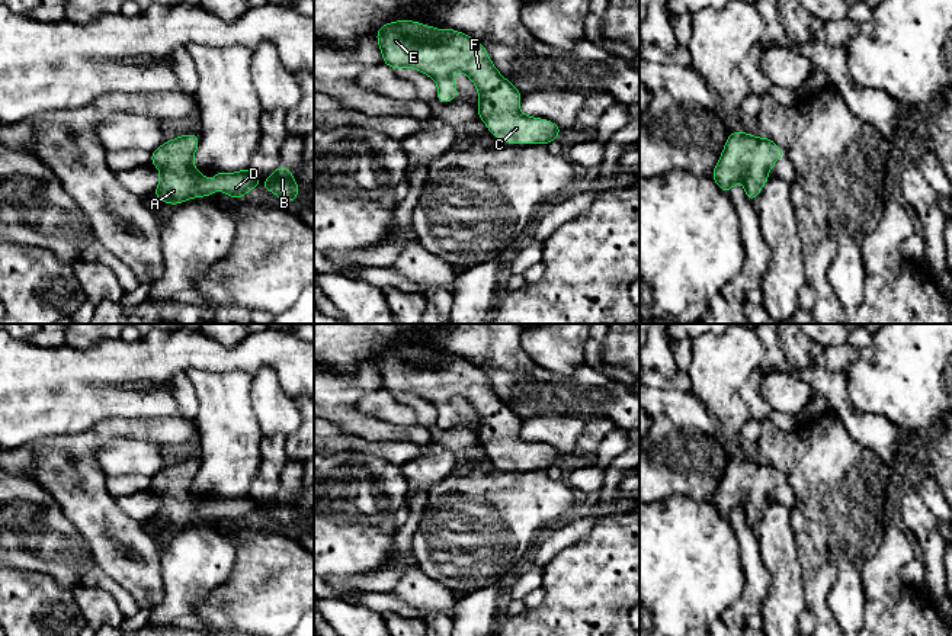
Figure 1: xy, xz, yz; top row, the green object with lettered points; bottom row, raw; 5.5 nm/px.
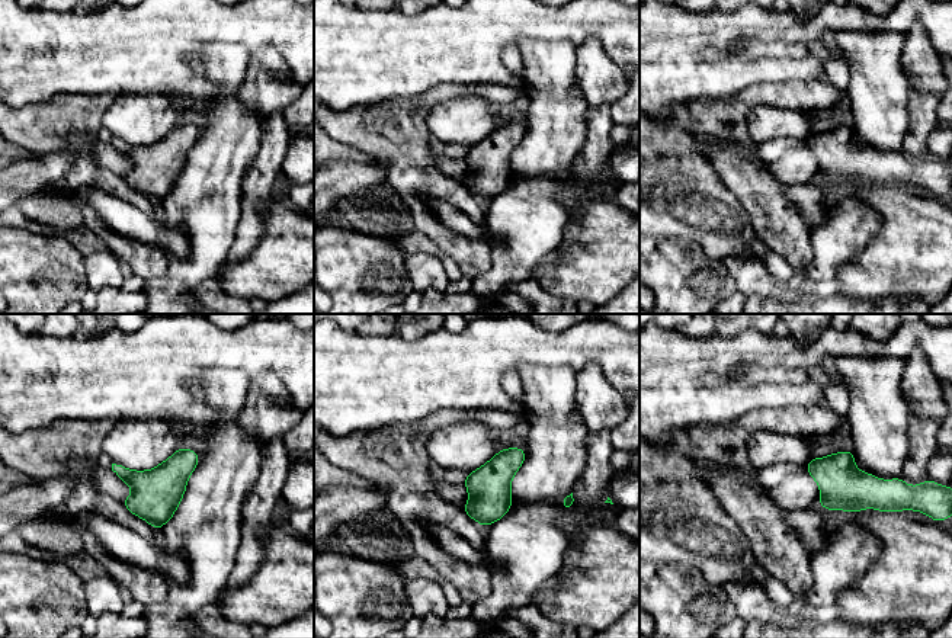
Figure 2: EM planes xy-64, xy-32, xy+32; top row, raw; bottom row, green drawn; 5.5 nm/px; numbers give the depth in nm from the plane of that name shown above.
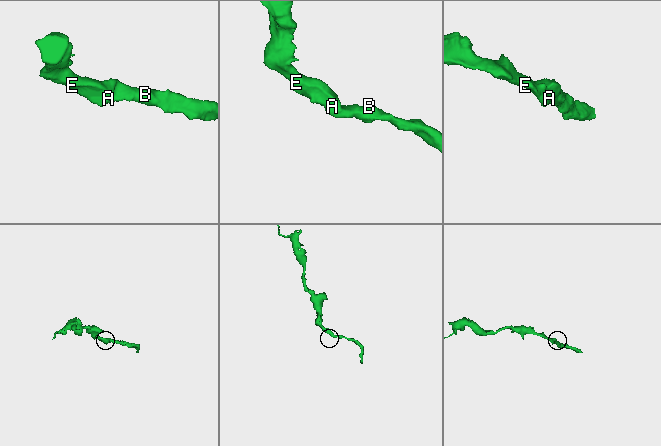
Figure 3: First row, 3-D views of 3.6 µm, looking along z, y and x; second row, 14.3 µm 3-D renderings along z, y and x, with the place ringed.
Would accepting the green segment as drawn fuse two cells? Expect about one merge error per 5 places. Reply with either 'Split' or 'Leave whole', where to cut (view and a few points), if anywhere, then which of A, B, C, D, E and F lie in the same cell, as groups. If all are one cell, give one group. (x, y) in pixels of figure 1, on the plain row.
Leave whole. No split. Groups: A B C D E F

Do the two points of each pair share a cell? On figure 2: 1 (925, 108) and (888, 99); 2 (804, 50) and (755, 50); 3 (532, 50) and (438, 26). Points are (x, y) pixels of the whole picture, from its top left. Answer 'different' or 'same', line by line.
1: different
2: same
3: different

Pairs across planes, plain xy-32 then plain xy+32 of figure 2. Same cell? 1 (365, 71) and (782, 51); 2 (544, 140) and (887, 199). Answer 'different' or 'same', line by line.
1: different
2: different

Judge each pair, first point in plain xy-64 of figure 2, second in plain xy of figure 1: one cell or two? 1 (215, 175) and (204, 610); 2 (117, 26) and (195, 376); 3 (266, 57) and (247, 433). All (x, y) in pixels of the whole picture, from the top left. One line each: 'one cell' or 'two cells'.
1: two cells
2: two cells
3: two cells

